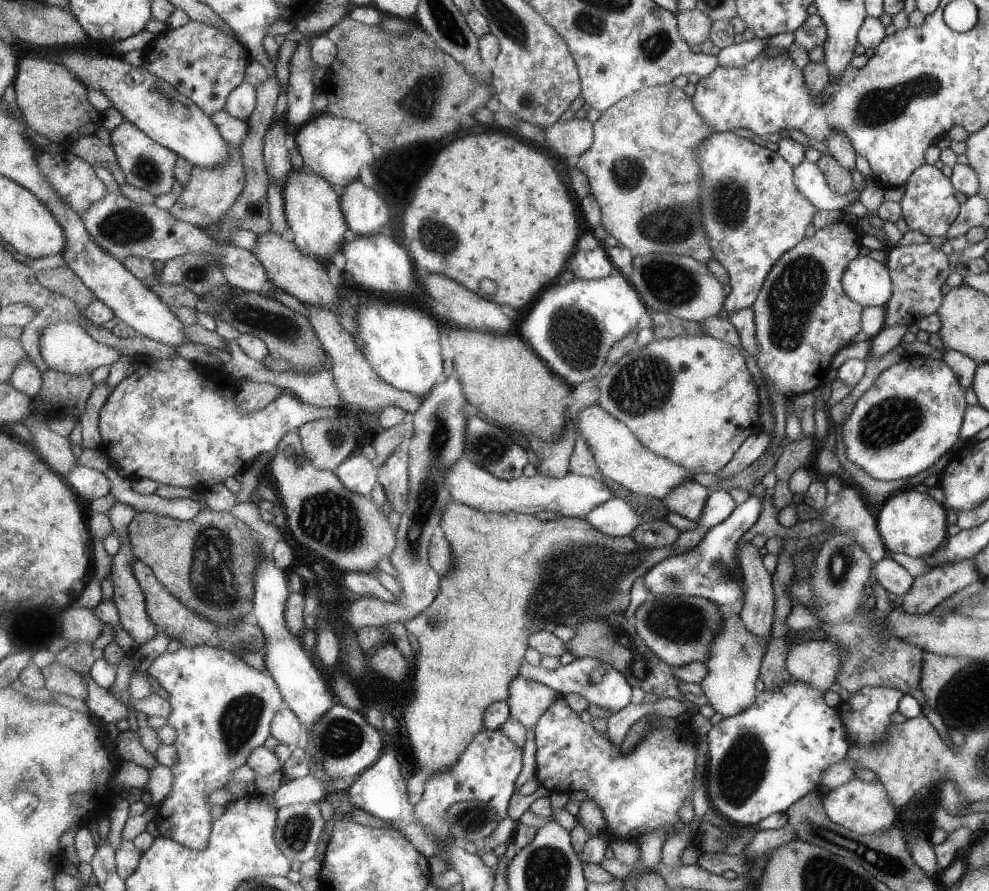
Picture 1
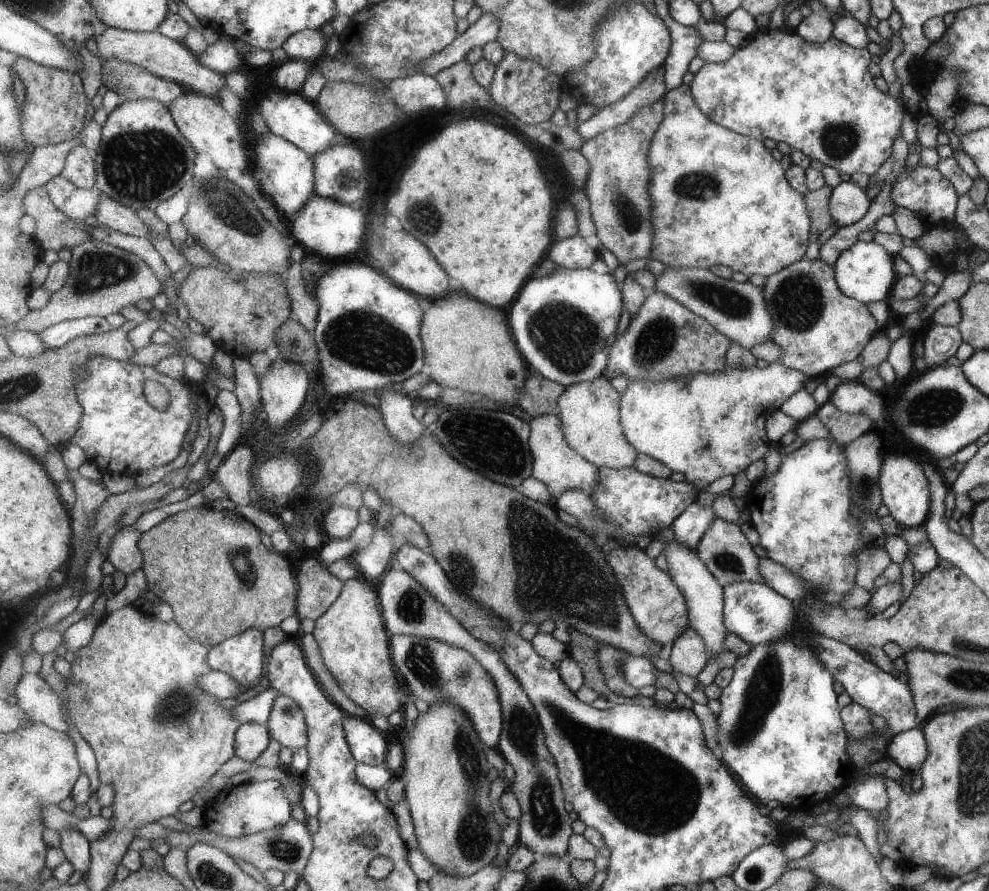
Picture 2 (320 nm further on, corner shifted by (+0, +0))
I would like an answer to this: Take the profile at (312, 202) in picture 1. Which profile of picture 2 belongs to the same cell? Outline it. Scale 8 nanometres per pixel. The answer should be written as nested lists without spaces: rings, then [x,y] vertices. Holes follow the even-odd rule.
[[[273,134],[258,137],[251,148],[252,159],[256,161],[254,176],[263,193],[268,194],[275,206],[291,221],[296,212],[308,205],[308,200],[316,194],[316,164],[310,154],[289,142],[285,137]]]

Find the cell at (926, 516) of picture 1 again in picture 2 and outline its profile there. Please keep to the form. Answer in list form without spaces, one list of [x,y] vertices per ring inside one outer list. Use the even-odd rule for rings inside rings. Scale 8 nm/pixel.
[[[905,452],[885,454],[882,458],[878,478],[882,502],[900,528],[921,526],[931,512],[931,492],[921,467],[915,458]]]

